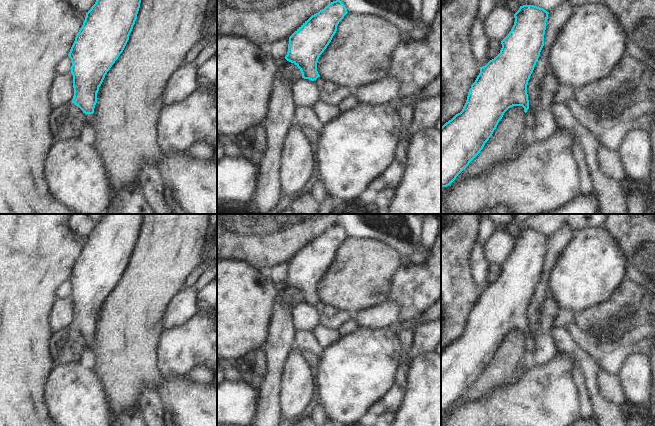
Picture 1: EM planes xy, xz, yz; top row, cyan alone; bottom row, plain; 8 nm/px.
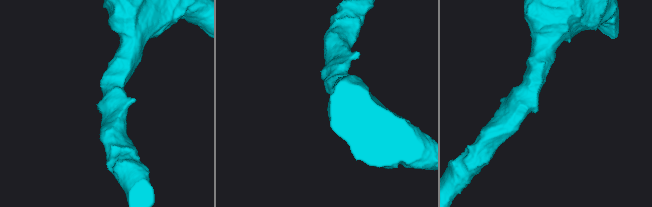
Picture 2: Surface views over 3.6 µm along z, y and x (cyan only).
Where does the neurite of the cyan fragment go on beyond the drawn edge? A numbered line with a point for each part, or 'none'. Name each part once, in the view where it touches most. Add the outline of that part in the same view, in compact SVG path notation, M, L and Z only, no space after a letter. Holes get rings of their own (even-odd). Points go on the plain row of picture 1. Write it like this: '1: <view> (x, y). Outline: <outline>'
1: xy (89, 342). Outline: M83 337L85 343L86 343L86 348L92 350L94 348L94 341L93 338L85 338Z

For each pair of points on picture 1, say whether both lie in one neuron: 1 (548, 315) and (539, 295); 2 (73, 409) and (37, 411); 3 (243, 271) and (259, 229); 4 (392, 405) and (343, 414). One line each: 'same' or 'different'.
1: different
2: different
3: different
4: different

